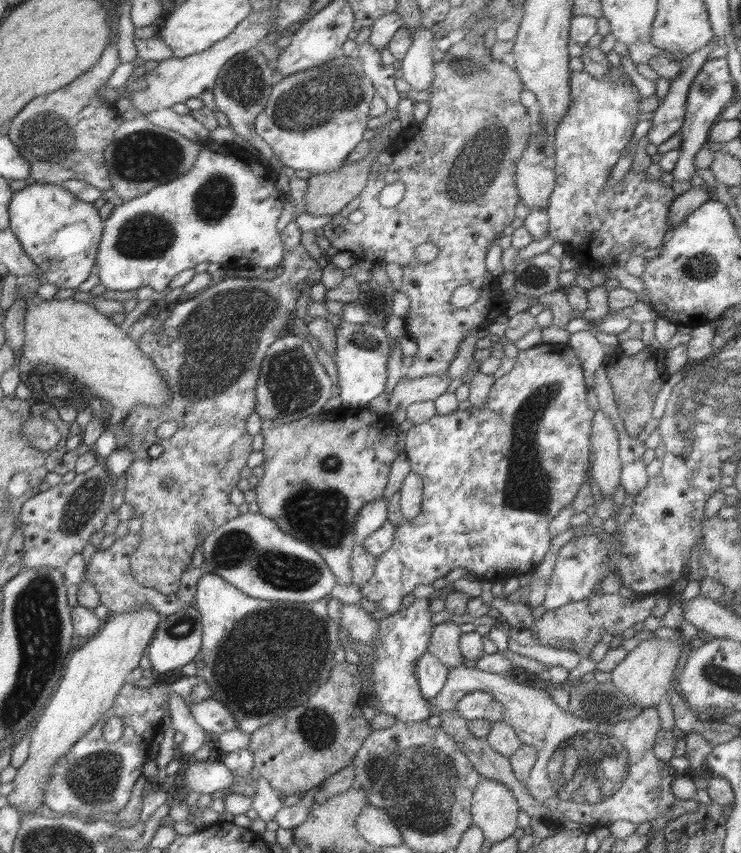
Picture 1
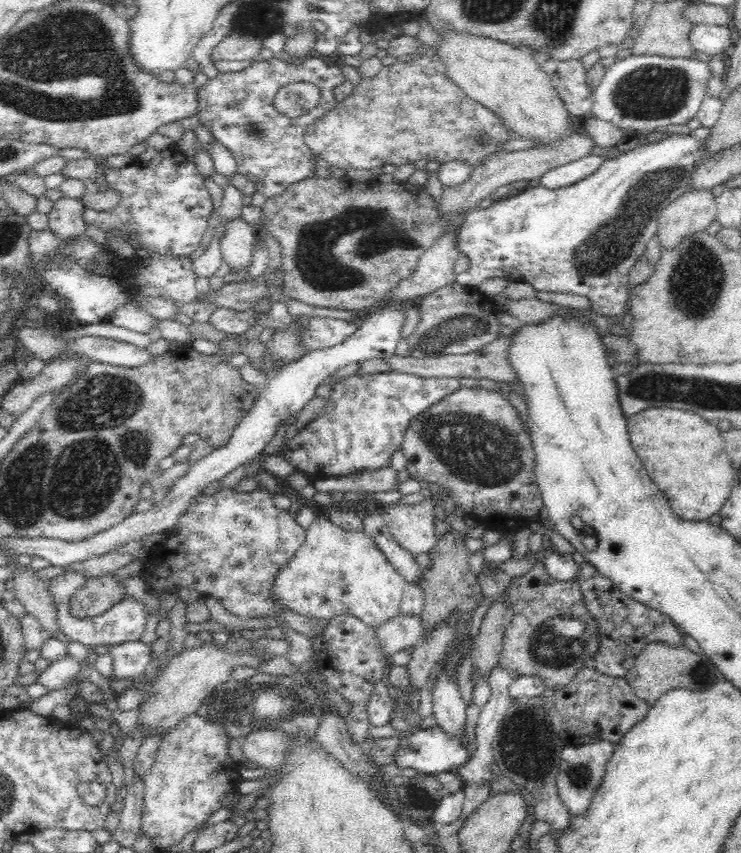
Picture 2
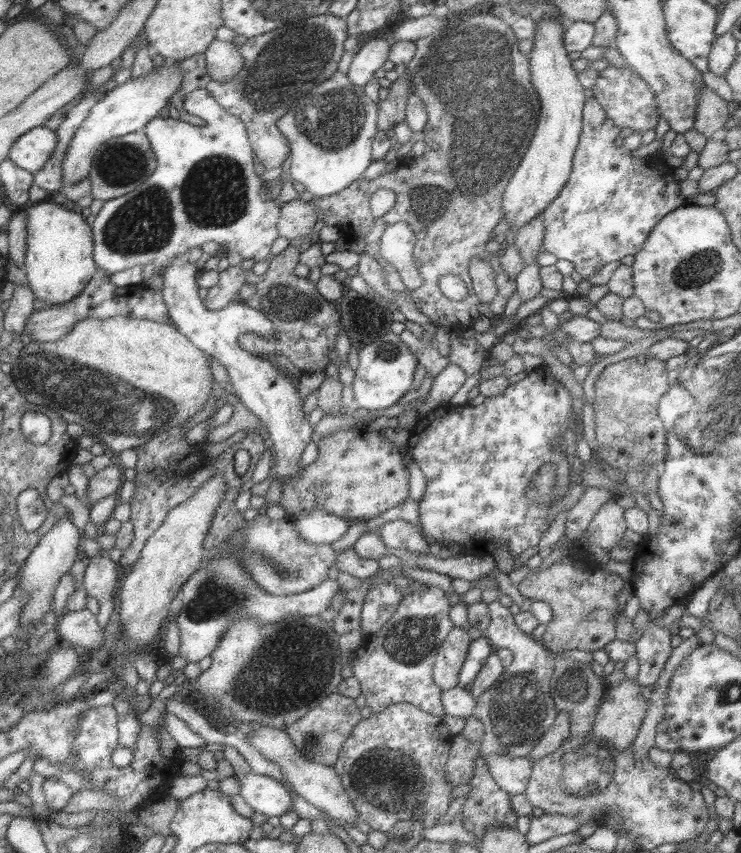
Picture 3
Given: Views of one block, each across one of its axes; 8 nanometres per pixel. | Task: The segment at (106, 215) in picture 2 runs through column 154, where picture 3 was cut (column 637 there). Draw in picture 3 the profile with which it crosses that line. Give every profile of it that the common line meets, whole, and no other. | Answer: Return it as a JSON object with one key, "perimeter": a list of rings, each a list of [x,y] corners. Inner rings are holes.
{"perimeter":[[[595,97],[584,100],[581,135],[572,158],[570,176],[563,189],[557,193],[557,198],[540,214],[544,228],[542,250],[550,252],[557,259],[573,262],[573,273],[581,279],[589,279],[607,262],[615,262],[621,260],[623,256],[639,252],[653,226],[671,210],[688,202],[681,196],[680,182],[675,180],[674,174],[667,174],[666,163],[663,162],[663,157],[661,158],[663,154],[660,152],[659,158],[654,156],[655,164],[651,160],[651,155],[647,160],[643,160],[643,157],[631,156],[631,151],[623,145],[617,147],[614,144],[619,130],[620,126],[607,118],[605,110],[601,108]]]}

